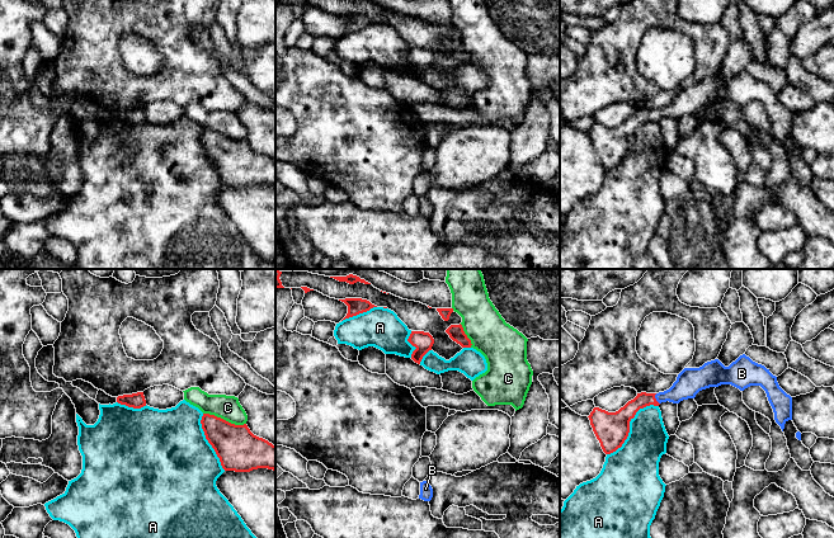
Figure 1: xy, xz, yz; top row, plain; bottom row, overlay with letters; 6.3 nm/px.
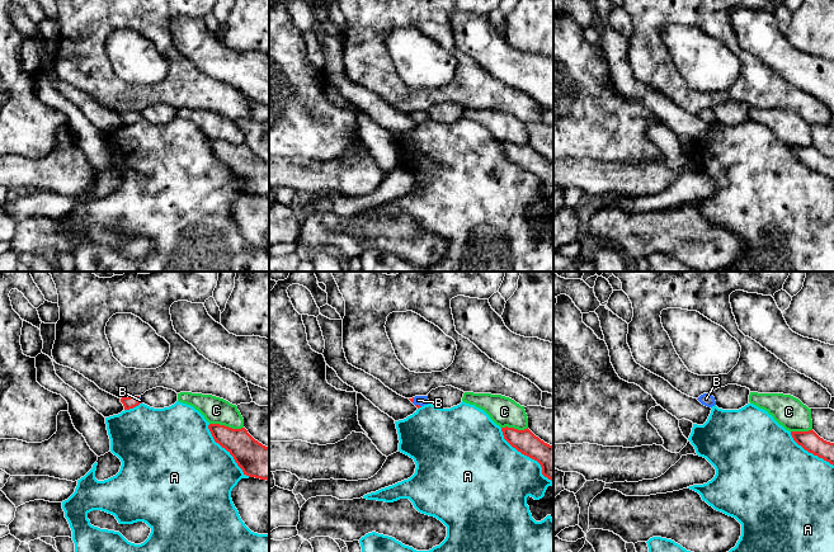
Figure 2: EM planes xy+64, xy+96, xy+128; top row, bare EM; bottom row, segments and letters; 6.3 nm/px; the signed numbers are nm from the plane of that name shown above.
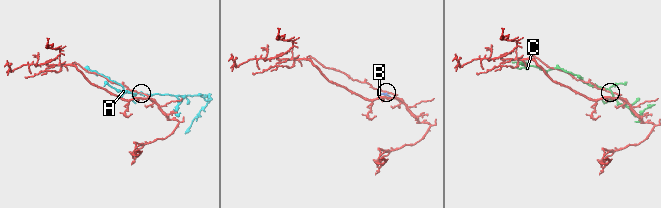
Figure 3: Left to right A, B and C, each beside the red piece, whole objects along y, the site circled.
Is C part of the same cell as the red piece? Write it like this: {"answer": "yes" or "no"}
{"answer": "no"}

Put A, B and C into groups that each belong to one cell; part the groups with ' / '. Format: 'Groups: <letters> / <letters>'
Groups: A / B / C

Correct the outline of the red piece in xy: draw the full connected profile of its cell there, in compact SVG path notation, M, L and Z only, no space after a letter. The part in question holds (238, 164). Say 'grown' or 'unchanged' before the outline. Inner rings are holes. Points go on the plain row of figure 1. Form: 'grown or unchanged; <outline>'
unchanged; M203 129L201 140L225 187L275 187L275 161L254 151L246 140L235 141L209 129Z

